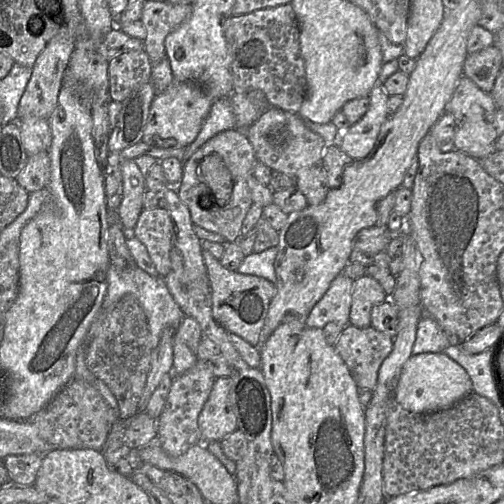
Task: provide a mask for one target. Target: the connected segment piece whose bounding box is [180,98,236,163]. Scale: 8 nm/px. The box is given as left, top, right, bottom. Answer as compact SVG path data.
M229 98L214 100L203 126L193 142L184 149L182 163L188 160L205 142L218 133L235 128L235 116Z

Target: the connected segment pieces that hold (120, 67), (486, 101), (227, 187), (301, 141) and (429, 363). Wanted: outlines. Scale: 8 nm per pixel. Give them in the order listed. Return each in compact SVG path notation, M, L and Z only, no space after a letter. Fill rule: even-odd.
M145 49L125 52L109 60L110 99L122 102L139 86L151 82L152 69Z
M463 75L446 106L446 111L455 118L454 145L456 151L473 158L482 159L496 150L498 134L495 129L495 116L499 108L490 94L483 92L470 78Z
M212 154L204 158L201 163L201 180L207 185L219 205L223 206L229 201L233 182L220 156Z
M269 107L246 131L258 161L271 170L296 177L303 169L320 164L326 143L310 130L298 113L291 113L277 107Z
M426 352L412 354L403 365L395 400L404 409L422 414L450 408L471 392L471 379L462 366L443 352Z

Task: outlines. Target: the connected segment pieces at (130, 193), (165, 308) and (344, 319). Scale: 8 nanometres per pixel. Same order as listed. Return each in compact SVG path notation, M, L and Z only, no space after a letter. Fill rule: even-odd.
M119 158L123 182L123 196L117 210L117 218L123 229L131 233L143 208L143 194L146 191L145 176L133 160Z
M110 264L107 278L108 289L102 303L102 309L106 309L107 315L117 302L125 297L133 296L146 315L153 349L158 345L162 331L167 327L176 329L186 316L170 294L163 277L151 276L136 264L127 269L116 268Z
M340 273L308 314L305 325L321 328L330 322L349 325L353 280Z

